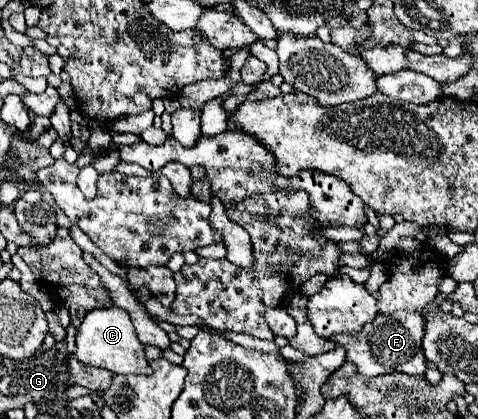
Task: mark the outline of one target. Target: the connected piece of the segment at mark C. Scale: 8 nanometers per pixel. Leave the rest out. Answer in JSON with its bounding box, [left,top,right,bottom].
[74,307,152,375]

